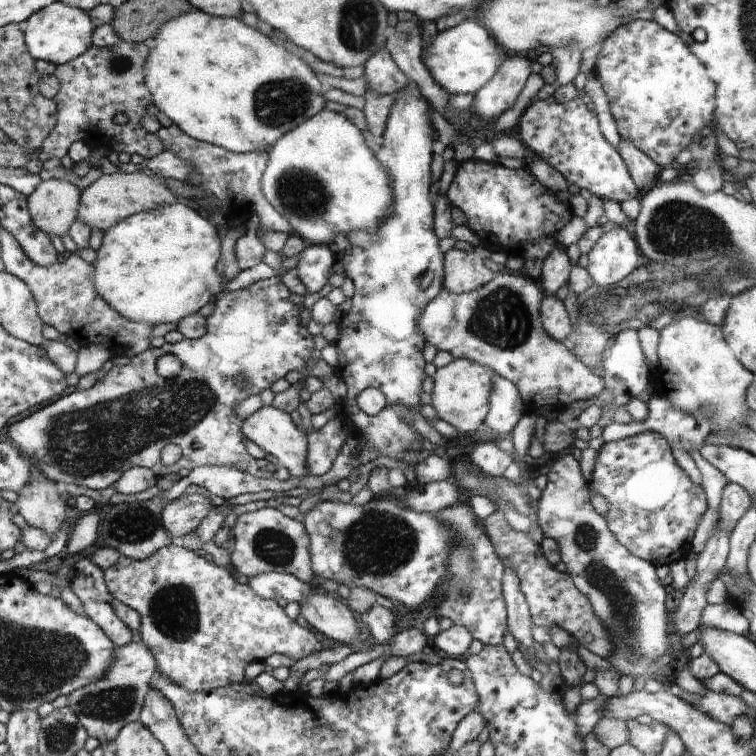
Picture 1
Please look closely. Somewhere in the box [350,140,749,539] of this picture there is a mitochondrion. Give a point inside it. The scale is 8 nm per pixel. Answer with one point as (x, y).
(678, 230)

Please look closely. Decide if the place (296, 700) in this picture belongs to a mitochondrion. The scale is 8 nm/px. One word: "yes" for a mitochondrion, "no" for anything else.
no

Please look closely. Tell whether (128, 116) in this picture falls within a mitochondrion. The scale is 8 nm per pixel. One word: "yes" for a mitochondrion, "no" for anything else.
no

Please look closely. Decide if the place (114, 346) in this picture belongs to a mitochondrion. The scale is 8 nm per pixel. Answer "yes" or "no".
no

